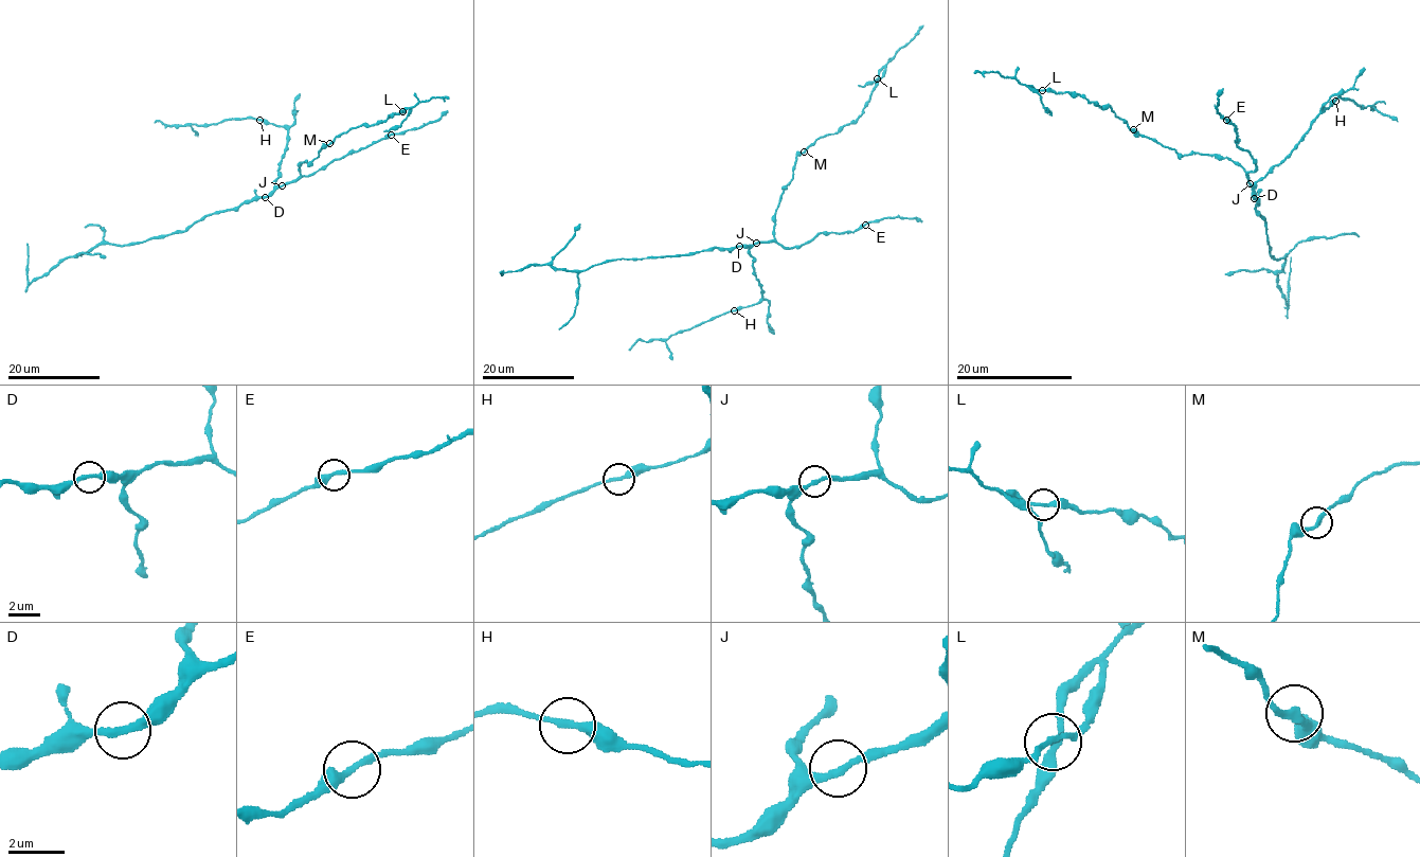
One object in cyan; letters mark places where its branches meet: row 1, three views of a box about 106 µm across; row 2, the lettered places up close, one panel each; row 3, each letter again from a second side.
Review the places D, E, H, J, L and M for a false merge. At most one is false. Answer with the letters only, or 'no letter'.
no letter

